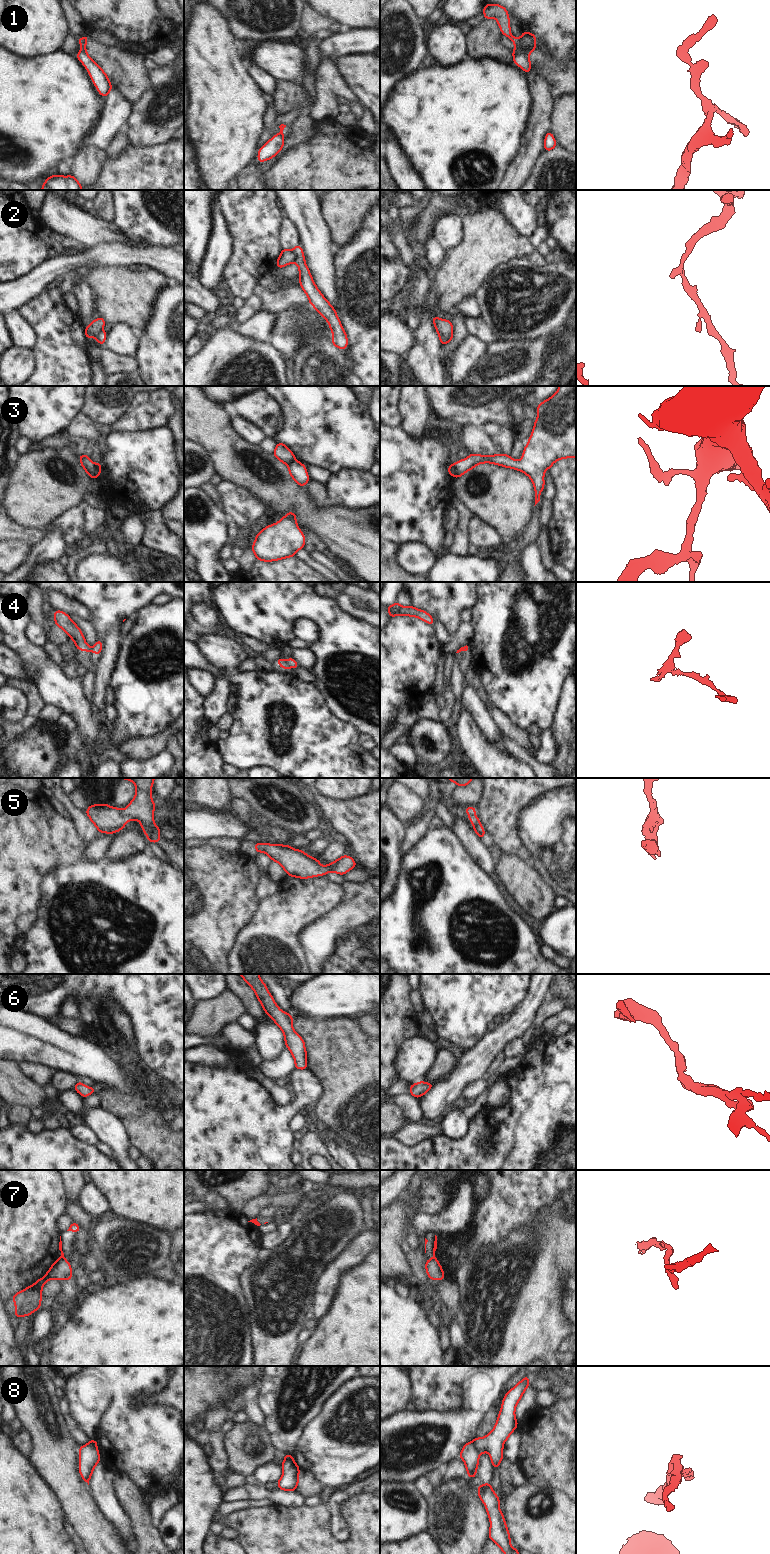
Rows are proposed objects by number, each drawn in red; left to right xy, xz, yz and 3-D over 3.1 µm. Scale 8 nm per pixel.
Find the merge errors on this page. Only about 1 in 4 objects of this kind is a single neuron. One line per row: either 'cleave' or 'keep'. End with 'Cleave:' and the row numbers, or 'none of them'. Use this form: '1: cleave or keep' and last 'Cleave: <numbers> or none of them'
1: cleave
2: cleave
3: cleave
4: cleave
5: keep
6: keep
7: cleave
8: cleave
Cleave: 1, 2, 3, 4, 7, 8

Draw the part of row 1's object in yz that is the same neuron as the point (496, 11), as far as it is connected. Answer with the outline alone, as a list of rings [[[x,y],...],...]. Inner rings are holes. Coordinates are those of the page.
[[[486,4],[483,13],[485,20],[492,17],[497,20],[501,33],[513,41],[515,49],[512,51],[512,54],[513,57],[516,56],[522,50],[521,37],[515,38],[512,36],[509,14],[506,8],[498,4]]]

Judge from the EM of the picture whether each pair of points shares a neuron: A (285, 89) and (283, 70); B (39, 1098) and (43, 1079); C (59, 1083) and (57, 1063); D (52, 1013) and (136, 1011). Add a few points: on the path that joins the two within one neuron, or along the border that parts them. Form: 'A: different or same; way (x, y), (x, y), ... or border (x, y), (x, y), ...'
A: different; border (278, 80), (291, 80), (299, 83)
B: different; border (22, 1073), (42, 1087)
C: different; border (54, 1070), (68, 1072), (79, 1079)
D: same; way (65, 990), (67, 988), (113, 988)

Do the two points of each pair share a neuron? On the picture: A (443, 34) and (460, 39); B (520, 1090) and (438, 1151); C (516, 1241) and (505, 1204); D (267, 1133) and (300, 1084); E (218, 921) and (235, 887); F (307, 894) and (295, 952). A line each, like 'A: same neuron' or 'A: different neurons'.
A: same neuron
B: same neuron
C: different neurons
D: same neuron
E: same neuron
F: same neuron

